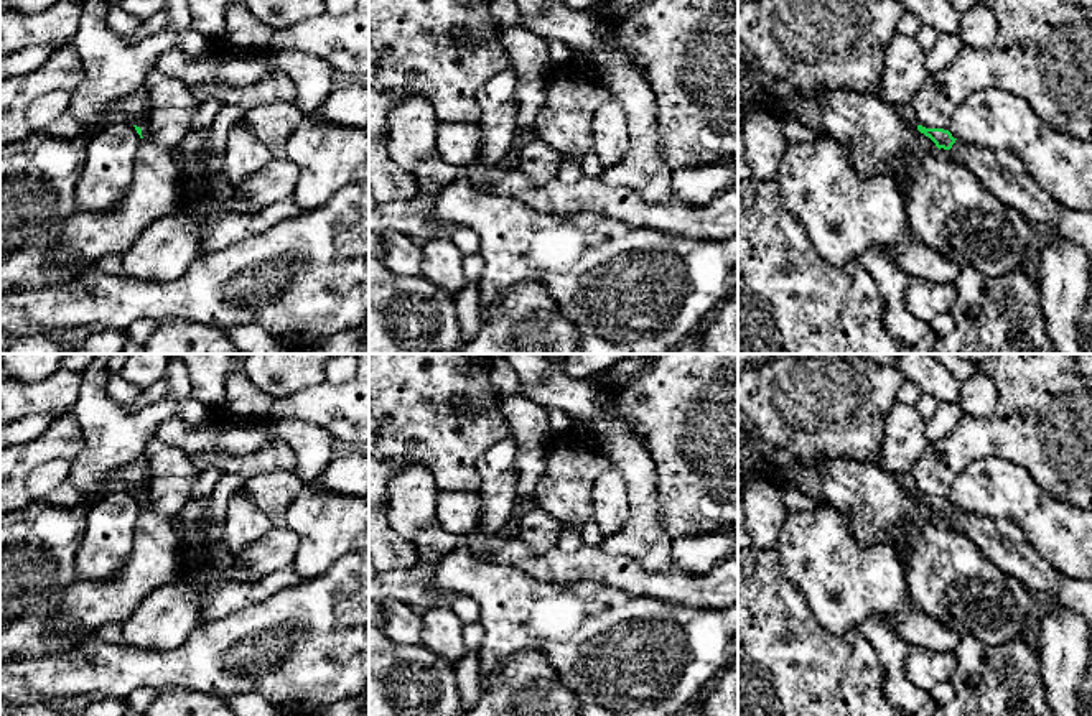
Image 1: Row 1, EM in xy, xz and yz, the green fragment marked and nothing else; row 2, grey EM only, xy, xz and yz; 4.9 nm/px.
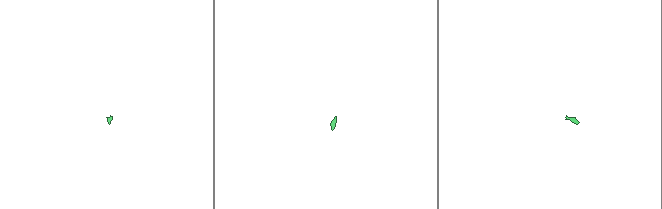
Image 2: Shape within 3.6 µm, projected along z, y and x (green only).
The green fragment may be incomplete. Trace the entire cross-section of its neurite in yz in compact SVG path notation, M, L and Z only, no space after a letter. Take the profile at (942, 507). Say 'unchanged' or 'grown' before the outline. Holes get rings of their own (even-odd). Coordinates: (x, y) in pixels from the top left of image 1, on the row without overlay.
grown; M896 474L893 476L894 482L906 489L909 494L916 495L921 502L929 505L936 515L940 518L950 518L957 507L952 505L949 499L944 497L926 497L922 495L911 474Z

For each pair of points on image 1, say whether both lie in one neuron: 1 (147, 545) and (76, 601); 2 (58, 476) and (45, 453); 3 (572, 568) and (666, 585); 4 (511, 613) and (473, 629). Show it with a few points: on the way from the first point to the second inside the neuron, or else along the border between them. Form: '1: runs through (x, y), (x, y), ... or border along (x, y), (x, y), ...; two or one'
1: runs through (139, 567), (104, 601), (98, 601); one
2: border along (70, 461), (38, 464), (27, 478), (27, 492); two
3: runs through (595, 568), (618, 570), (643, 583); one
4: border along (480, 621), (483, 639), (476, 650); two

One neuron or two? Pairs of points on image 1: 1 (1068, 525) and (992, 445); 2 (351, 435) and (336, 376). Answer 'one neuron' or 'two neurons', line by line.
1: two neurons
2: two neurons

